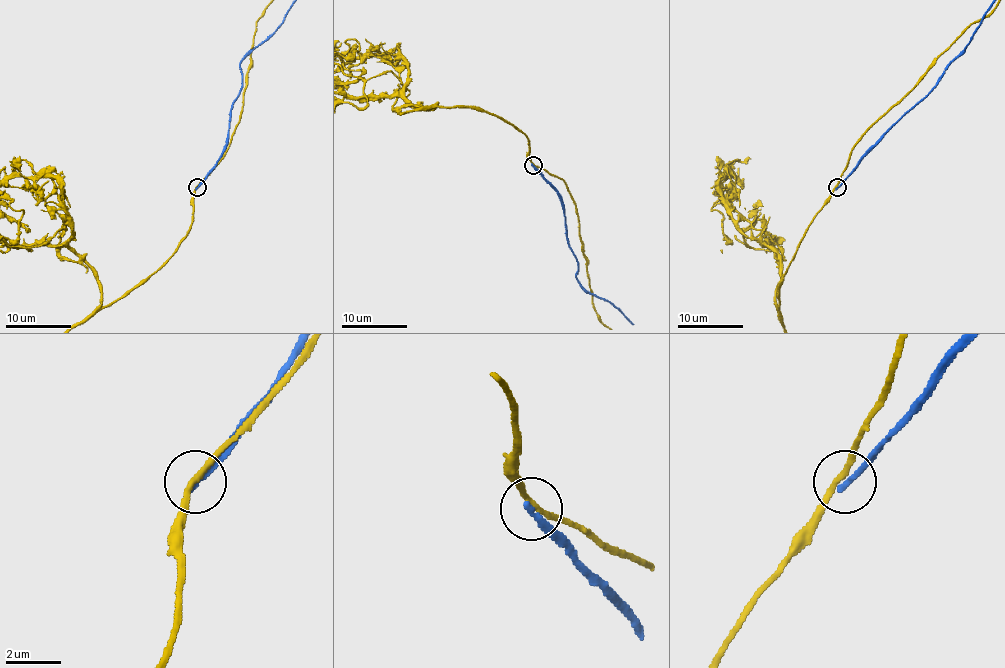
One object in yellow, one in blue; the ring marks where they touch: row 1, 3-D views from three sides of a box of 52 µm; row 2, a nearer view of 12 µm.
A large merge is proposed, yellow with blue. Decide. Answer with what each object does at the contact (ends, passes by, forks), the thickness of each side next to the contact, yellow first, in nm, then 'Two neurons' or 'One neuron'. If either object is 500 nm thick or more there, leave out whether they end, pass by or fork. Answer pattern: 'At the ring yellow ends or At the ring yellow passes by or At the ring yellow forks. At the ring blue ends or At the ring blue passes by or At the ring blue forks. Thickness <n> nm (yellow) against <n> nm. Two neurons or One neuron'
At the ring yellow passes by. At the ring blue ends. Thickness 200 nm (yellow) against 240 nm. Two neurons

